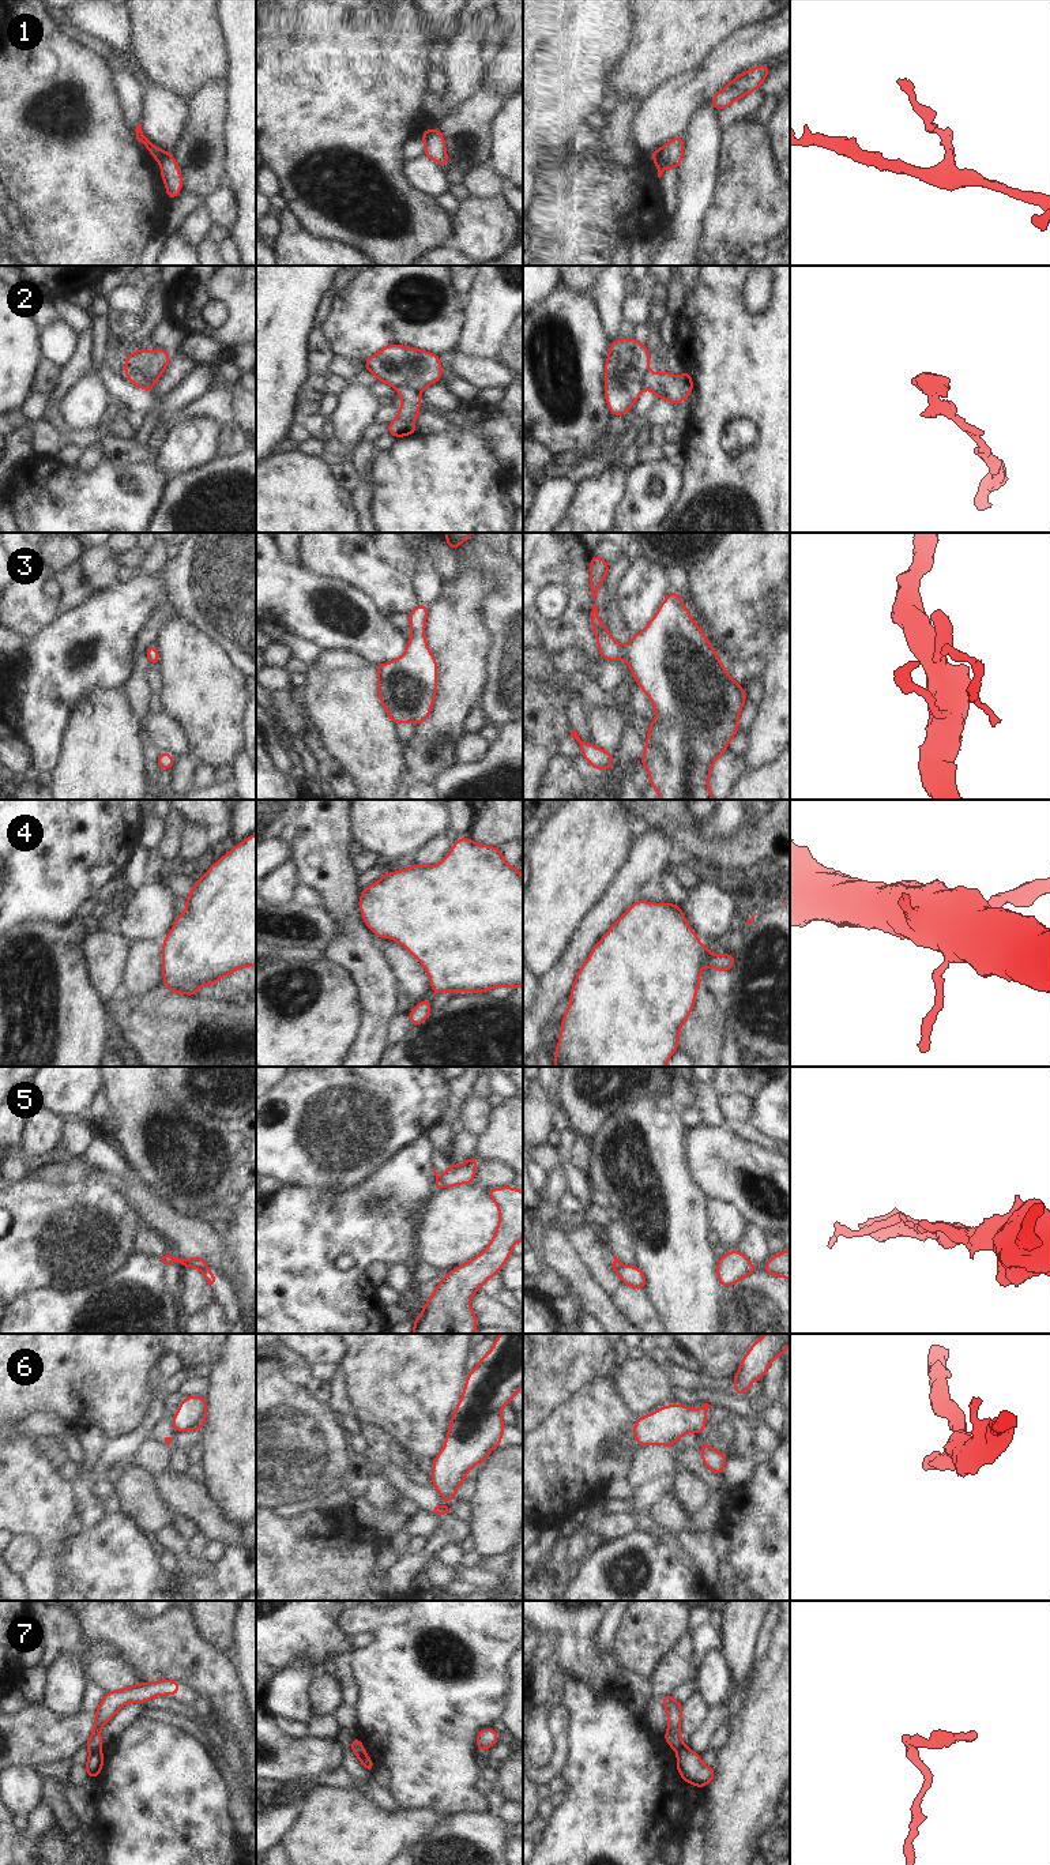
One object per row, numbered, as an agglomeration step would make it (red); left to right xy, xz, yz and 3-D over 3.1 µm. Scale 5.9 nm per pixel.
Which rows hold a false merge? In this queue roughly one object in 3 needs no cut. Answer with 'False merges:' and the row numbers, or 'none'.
False merges: 1, 2, 5, 6, 7.

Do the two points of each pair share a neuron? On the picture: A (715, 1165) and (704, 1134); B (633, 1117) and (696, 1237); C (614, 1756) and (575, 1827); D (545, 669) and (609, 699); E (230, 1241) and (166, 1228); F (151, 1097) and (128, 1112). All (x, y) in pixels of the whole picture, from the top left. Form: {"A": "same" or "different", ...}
{"A": "same", "B": "same", "C": "same", "D": "same", "E": "different", "F": "same"}

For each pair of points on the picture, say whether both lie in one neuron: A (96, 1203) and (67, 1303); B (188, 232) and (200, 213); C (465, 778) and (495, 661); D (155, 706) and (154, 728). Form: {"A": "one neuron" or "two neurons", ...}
{"A": "two neurons", "B": "one neuron", "C": "two neurons", "D": "two neurons"}

